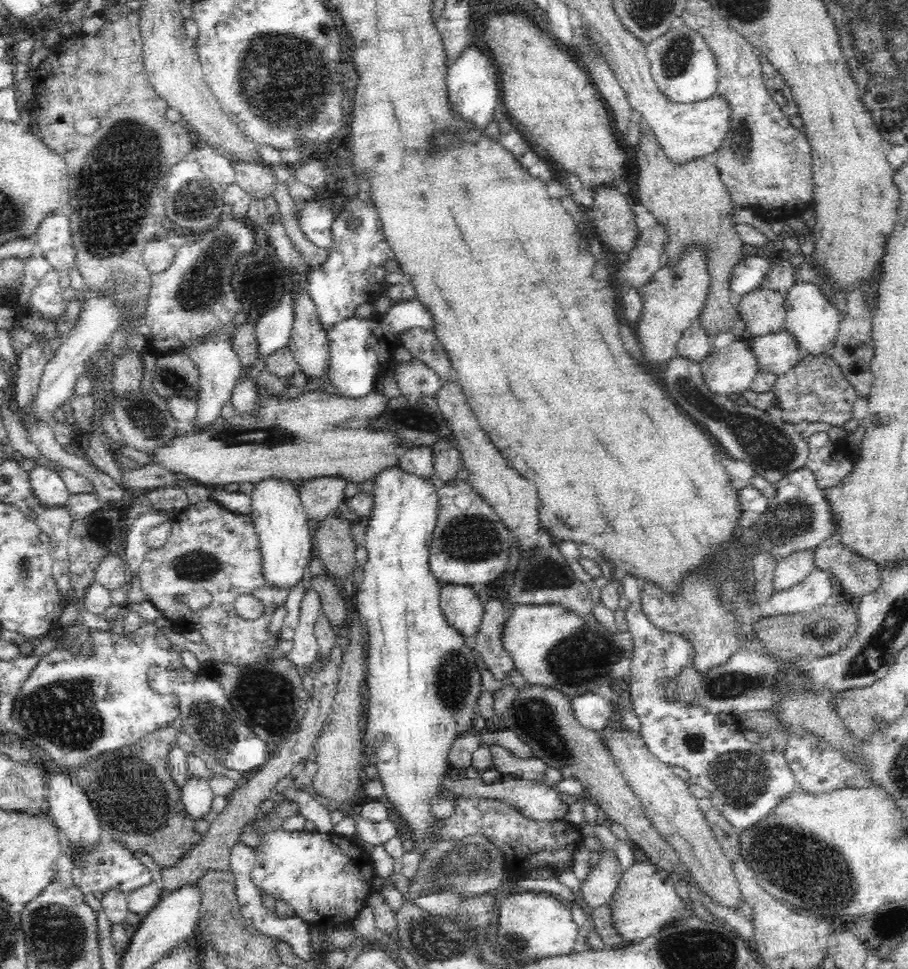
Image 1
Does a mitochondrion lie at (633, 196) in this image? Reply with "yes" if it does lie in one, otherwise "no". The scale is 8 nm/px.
no

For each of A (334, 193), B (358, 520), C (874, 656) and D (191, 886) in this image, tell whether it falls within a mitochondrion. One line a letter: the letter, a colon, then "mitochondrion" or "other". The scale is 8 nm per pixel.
A: other
B: other
C: mitochondrion
D: other

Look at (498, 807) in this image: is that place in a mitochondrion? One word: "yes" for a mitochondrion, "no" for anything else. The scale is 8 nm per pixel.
no

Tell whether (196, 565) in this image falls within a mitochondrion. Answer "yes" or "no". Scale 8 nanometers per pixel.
yes

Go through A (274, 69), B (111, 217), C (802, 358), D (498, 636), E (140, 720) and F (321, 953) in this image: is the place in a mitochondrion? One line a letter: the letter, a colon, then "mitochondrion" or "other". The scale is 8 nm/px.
A: mitochondrion
B: mitochondrion
C: other
D: other
E: other
F: other

